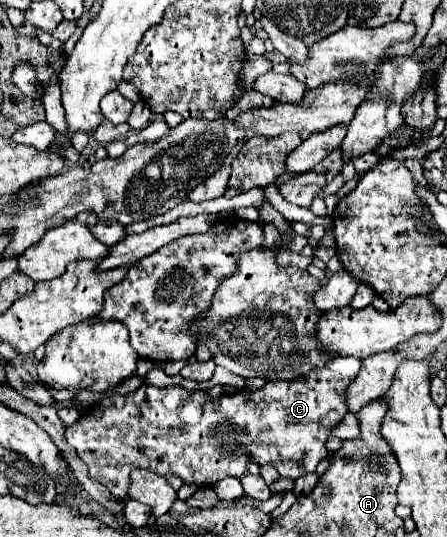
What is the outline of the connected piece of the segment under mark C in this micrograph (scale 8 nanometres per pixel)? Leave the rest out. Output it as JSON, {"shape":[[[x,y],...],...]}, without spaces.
{"shape":[[[335,357],[323,369],[315,369],[309,377],[299,381],[269,381],[261,391],[241,389],[235,395],[221,395],[217,399],[207,397],[207,391],[187,391],[179,385],[143,385],[133,393],[115,393],[95,403],[75,425],[67,427],[65,439],[75,447],[79,459],[87,465],[89,475],[123,501],[129,499],[129,473],[133,469],[149,469],[159,475],[175,473],[185,483],[209,487],[225,477],[241,477],[247,473],[247,463],[271,463],[281,477],[299,479],[313,473],[329,455],[325,441],[331,435],[331,427],[335,427],[347,413],[343,393],[349,383],[353,383],[353,377],[357,377],[359,367],[361,359],[357,357]]]}

